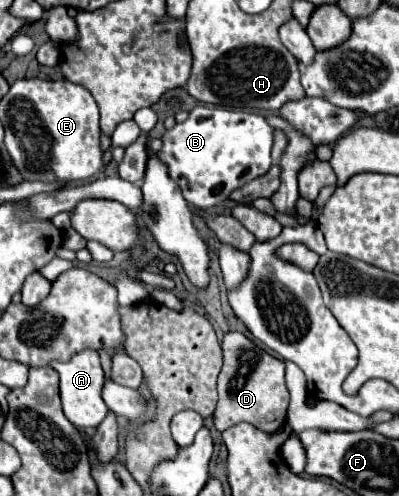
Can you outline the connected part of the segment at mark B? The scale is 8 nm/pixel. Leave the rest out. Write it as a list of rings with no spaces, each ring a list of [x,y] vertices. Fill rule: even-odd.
[[[199,105],[183,123],[165,131],[161,139],[161,161],[167,163],[169,173],[183,189],[187,203],[197,209],[221,205],[231,191],[267,173],[271,167],[273,127],[257,113]]]

